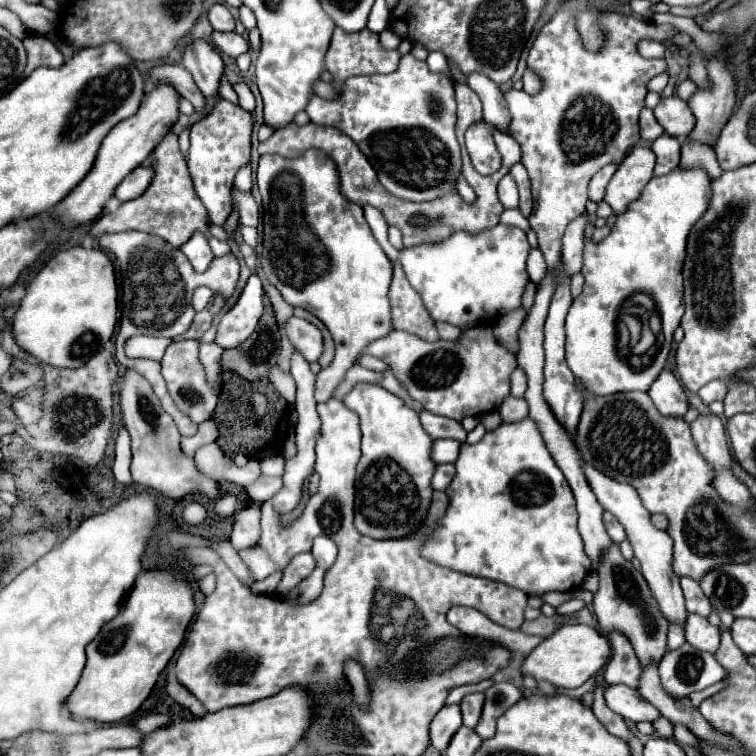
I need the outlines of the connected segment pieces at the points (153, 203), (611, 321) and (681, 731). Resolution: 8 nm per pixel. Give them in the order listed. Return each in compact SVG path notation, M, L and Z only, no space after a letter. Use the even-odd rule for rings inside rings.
M169 131L161 139L161 143L153 149L151 167L153 167L153 179L151 179L149 189L145 191L145 195L141 195L133 201L121 203L119 209L113 211L113 213L101 215L101 219L95 221L91 235L99 237L103 233L119 233L119 231L135 229L135 231L159 235L171 247L177 247L177 249L183 243L187 243L193 237L193 233L197 233L197 231L211 237L211 233L209 233L211 219L209 219L201 199L197 197L195 189L193 189L185 157L183 157L183 153L179 151L179 145L177 145L177 133L175 131Z
M677 167L663 177L653 177L641 197L617 217L609 237L599 243L585 237L581 267L585 285L567 313L565 351L569 369L583 381L587 391L595 395L647 391L665 367L673 331L683 315L681 269L687 237L709 207L709 183L711 177L701 167ZM637 307L647 307L651 311L649 327L655 333L651 357L641 357L645 351L629 349L629 335L625 335L627 327L619 327L619 323L623 323L623 313L637 317ZM615 333L619 337L619 347L615 347Z
M673 725L673 736L681 746L692 746L699 748L699 740L683 725Z

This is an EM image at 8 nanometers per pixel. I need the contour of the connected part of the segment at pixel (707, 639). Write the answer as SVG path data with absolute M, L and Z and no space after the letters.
M689 615L687 625L685 625L685 639L699 651L709 651L715 653L719 649L719 639L721 631L719 627L711 625L705 617L701 615Z

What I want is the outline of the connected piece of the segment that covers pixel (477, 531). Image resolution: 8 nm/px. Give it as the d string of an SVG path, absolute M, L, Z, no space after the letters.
M529 417L515 423L501 423L497 429L487 431L475 445L463 443L455 467L457 475L447 487L447 513L439 521L435 537L421 549L429 561L467 575L495 579L523 591L553 589L565 593L583 583L593 563L585 557L583 539L577 531L575 499L561 469L549 455L537 425Z

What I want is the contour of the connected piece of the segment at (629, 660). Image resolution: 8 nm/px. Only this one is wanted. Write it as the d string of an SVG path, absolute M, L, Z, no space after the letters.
M611 631L609 641L613 647L613 655L605 667L605 681L609 685L623 683L629 687L637 687L641 667L633 651L633 645L629 645L629 639L625 639L625 635L621 635L619 631Z

